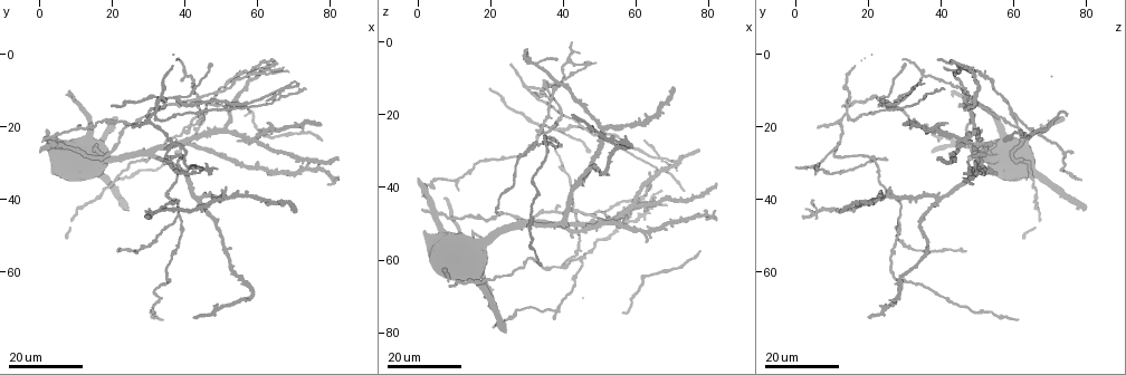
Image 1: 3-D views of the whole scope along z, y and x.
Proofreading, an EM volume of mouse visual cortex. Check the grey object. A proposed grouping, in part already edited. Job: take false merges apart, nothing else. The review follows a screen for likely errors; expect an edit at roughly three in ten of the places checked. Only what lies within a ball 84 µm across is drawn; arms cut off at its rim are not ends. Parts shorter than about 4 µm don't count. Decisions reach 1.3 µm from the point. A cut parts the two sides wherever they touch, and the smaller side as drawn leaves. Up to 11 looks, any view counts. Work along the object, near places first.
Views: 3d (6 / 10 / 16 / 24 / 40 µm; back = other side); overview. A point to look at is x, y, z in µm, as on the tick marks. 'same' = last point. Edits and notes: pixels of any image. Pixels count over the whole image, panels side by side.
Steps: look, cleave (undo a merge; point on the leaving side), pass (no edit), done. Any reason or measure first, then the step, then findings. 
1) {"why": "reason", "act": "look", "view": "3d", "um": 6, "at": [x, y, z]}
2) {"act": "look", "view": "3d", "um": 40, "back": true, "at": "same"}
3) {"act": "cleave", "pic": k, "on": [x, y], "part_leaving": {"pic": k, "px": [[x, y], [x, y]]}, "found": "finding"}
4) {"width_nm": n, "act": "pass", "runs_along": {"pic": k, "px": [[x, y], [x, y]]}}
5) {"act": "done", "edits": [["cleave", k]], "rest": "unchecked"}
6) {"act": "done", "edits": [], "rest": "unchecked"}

{"why": "branch point", "act": "look", "view": "3d", "um": 24, "at": [40.0, 20.5, 61.5]}

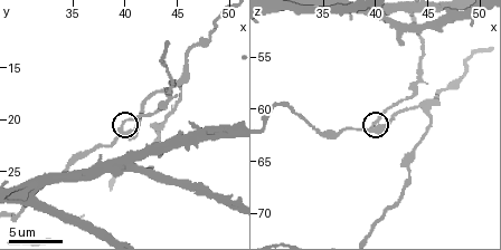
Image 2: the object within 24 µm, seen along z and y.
{"act": "look", "view": "3d", "um": 10, "at": [39.8, 20.6, 62.0]}

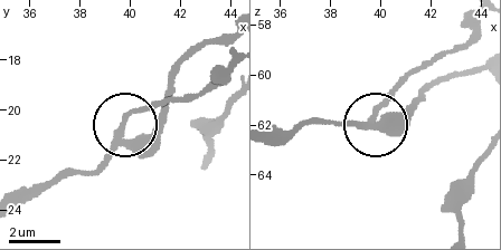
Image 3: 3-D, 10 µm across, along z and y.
{"width_nm": 220, "act": "cleave", "pic": 3, "on": [130, 111], "part_leaving": {"pic": 3, "px": [[119, 138], [131, 115], [196, 98], [227, 64]]}, "found": "two cells meet here"}

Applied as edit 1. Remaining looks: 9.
{"why": "a fork", "act": "look", "view": "3d", "um": 24, "at": [38.0, 44.5, 29.0]}

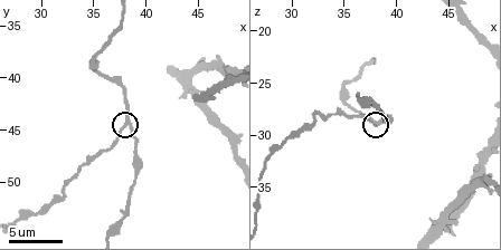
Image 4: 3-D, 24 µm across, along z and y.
{"why": "closer look", "act": "look", "view": "3d", "um": 6, "at": "same"}

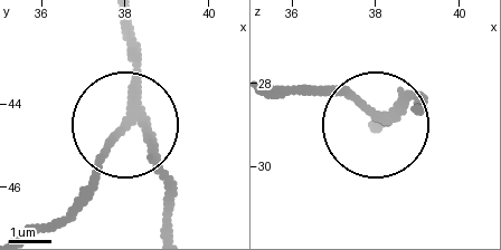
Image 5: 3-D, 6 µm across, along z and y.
{"width_nm": 220, "act": "pass", "found": "continuous, no second cell"}

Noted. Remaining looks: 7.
{"why": "three-way junction", "act": "look", "view": "3d", "um": 24, "at": [57.0, 13.0, 28.0]}

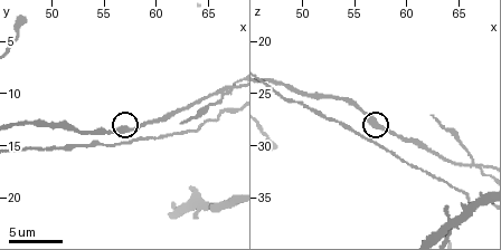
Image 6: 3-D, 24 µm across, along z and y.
{"act": "look", "view": "3d", "um": 10, "at": [56.4, 13.6, 27.8]}

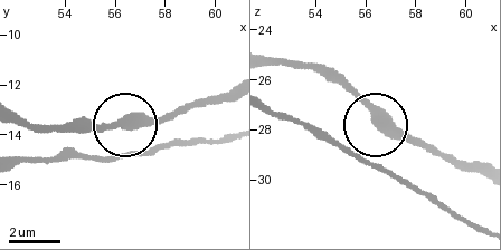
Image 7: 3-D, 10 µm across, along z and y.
{"width_nm": 350, "act": "pass", "runs_along": {"pic": 7, "px": [[274, 59], [319, 67], [377, 125], [403, 130], [426, 151]]}, "found": "all the same cell"}

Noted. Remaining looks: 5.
{"why": "arms run side by side", "act": "look", "view": "3d", "um": 10, "at": [66.4, 10.0, 31.4]}

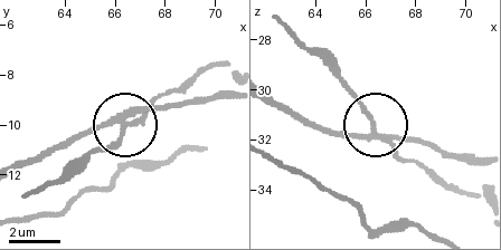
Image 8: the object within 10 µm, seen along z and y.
{"act": "cleave", "pic": 8, "on": [114, 142], "part_leaving": {"pic": 8, "px": [[378, 135], [408, 161], [479, 195]]}, "found": "a second cell is stuck on"}

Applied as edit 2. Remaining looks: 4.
{"act": "look", "view": "3d", "um": 24, "at": [37.0, 25.0, 11.0]}

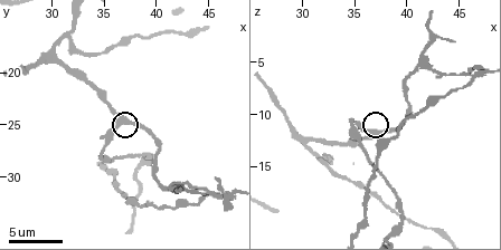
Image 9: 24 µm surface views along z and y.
{"why": "zoom in", "act": "look", "view": "3d", "um": 6, "at": [36.8, 25.0, 11.6]}

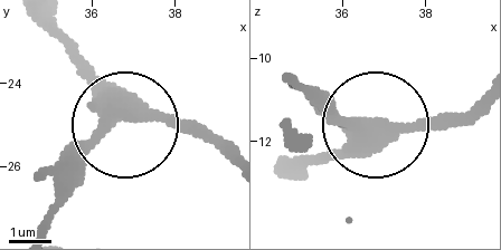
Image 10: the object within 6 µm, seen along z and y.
{"side_arm_um": 45, "arms": 3, "act": "pass", "found": "one cell here"}

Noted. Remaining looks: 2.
{"act": "done", "edits": [["cleave", 3], ["cleave", 8]], "rest": "unchecked"}

